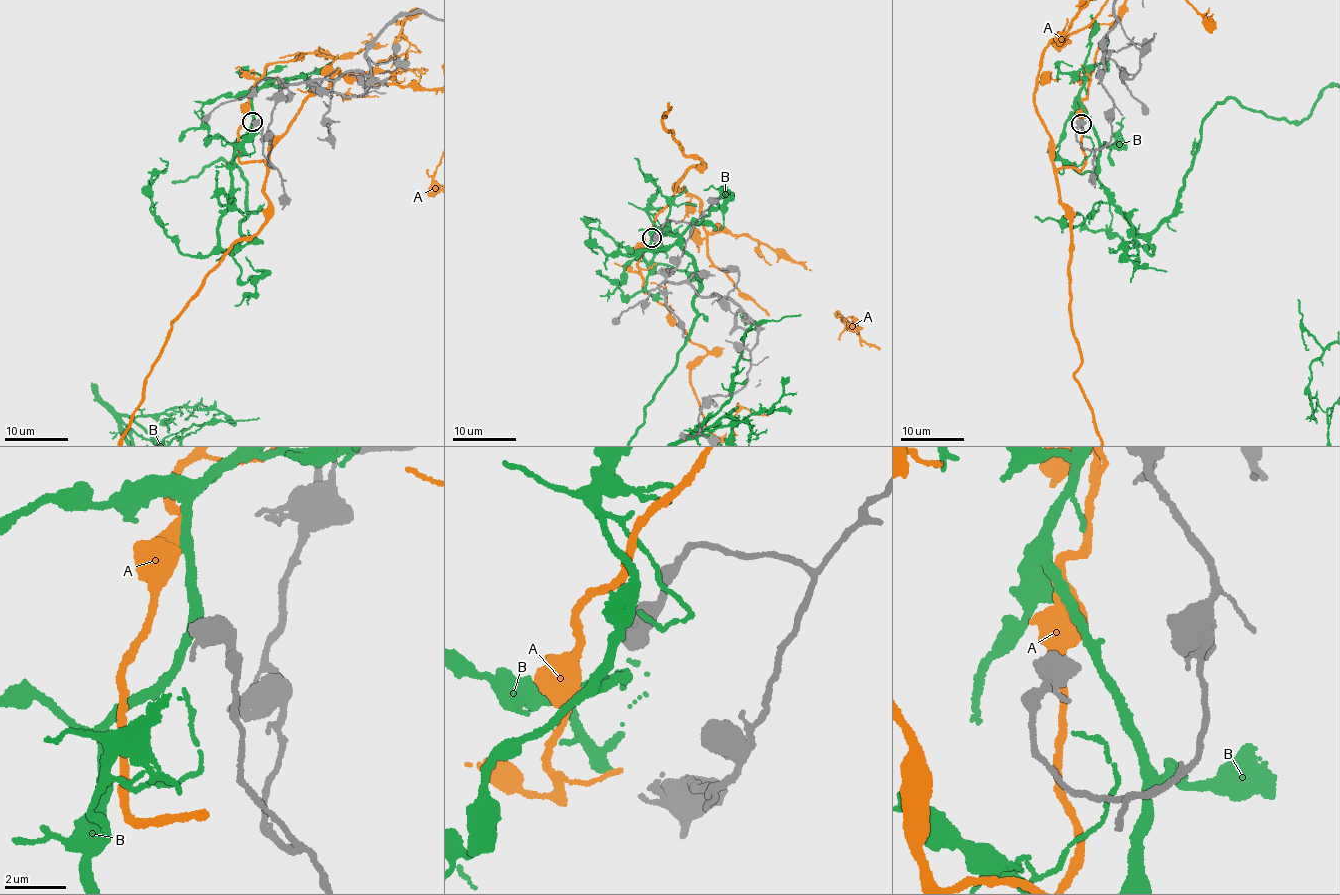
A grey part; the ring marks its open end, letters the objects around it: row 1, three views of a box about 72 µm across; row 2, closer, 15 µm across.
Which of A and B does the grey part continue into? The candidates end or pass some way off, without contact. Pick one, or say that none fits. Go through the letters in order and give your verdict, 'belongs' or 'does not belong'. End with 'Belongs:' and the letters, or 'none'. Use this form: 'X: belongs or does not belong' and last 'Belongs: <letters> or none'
A: does not belong
B: does not belong
Belongs: none

